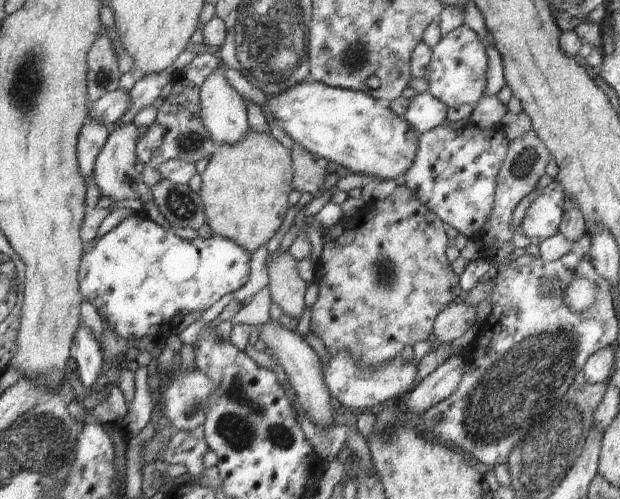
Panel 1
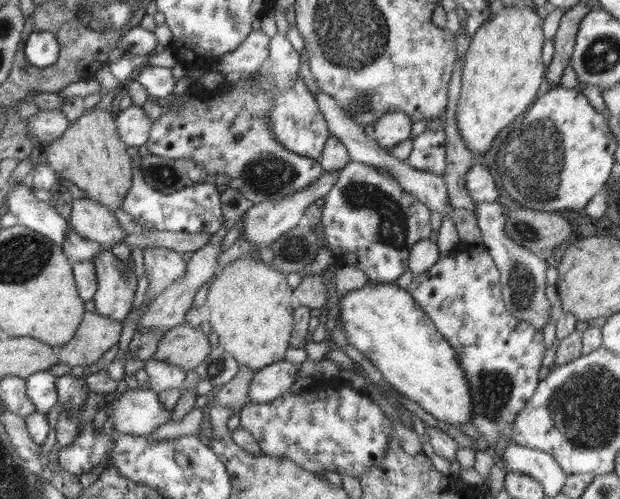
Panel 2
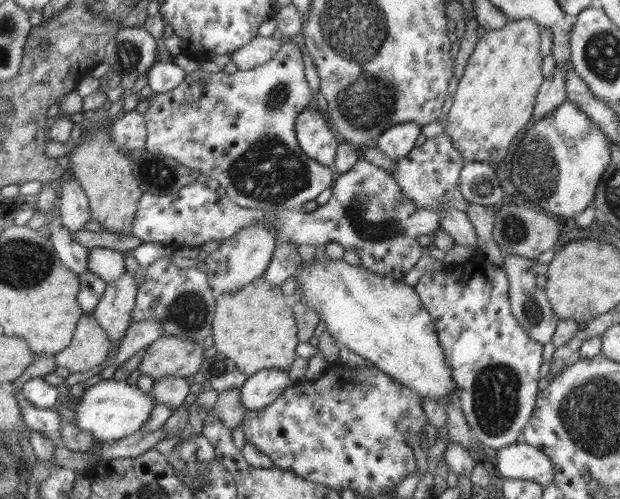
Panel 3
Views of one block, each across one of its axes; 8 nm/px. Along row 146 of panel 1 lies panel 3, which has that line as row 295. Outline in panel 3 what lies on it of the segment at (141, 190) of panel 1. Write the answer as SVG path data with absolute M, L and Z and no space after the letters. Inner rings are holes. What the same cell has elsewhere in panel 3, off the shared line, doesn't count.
M128 272L106 285L102 298L97 302L92 317L106 332L113 344L122 340L132 324L132 311L135 307L137 283Z

